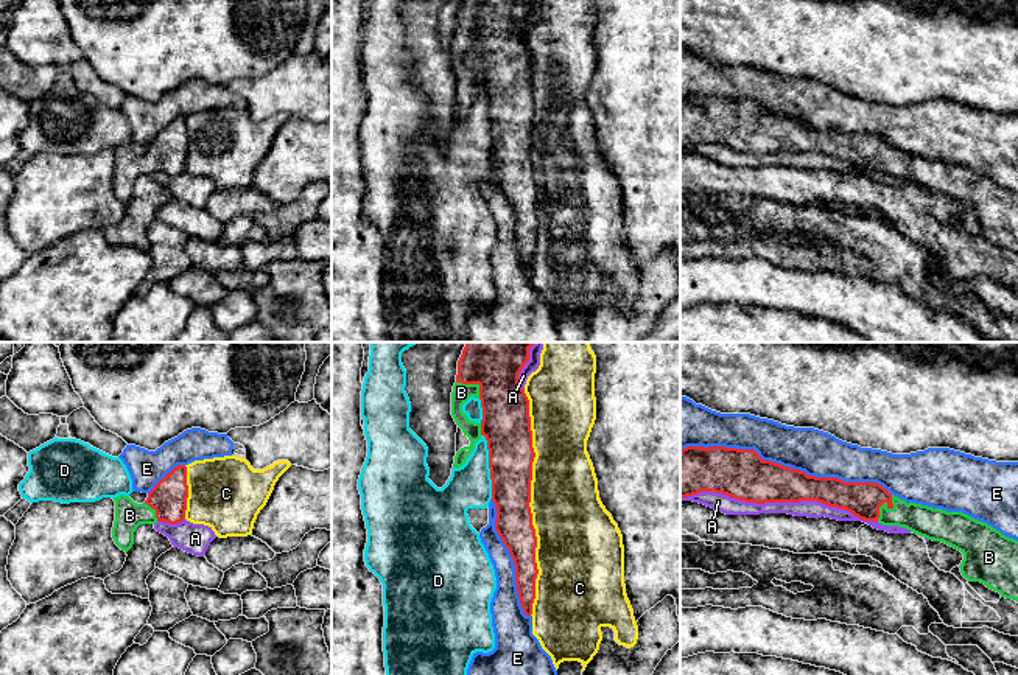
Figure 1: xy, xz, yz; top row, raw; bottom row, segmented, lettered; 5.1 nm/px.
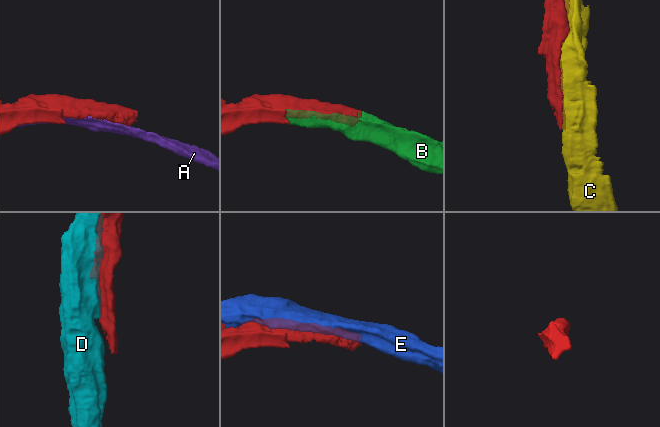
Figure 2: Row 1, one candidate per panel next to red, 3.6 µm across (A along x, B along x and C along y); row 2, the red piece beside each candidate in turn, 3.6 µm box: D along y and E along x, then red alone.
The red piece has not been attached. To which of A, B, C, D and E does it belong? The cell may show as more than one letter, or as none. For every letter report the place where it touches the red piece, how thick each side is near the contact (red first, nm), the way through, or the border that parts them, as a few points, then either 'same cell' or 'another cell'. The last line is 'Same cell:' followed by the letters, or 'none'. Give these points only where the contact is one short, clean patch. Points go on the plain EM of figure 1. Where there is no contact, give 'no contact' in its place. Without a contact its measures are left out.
A: contact yz (779, 153); calibres 260 and 90 nm; another cell
B: contact yz (884, 153); calibres 180 and 160 nm; same cell
C: contact xz (530, 153); calibres 220 and 380 nm; another cell
D: contact xz (489, 118); calibres 260 and 220 nm; another cell
E: contact yz (786, 118); calibres 260 and 240 nm; another cell
Same cell: B

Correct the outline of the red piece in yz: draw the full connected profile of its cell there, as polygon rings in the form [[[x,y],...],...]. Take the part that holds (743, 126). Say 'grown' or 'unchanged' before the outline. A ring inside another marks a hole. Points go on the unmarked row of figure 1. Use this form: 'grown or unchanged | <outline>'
grown | [[[686,98],[680,103],[680,151],[700,143],[746,154],[817,152],[859,171],[904,179],[964,205],[960,224],[1018,254],[1018,193],[962,163],[906,154],[876,134],[844,134],[763,112],[755,101]]]

